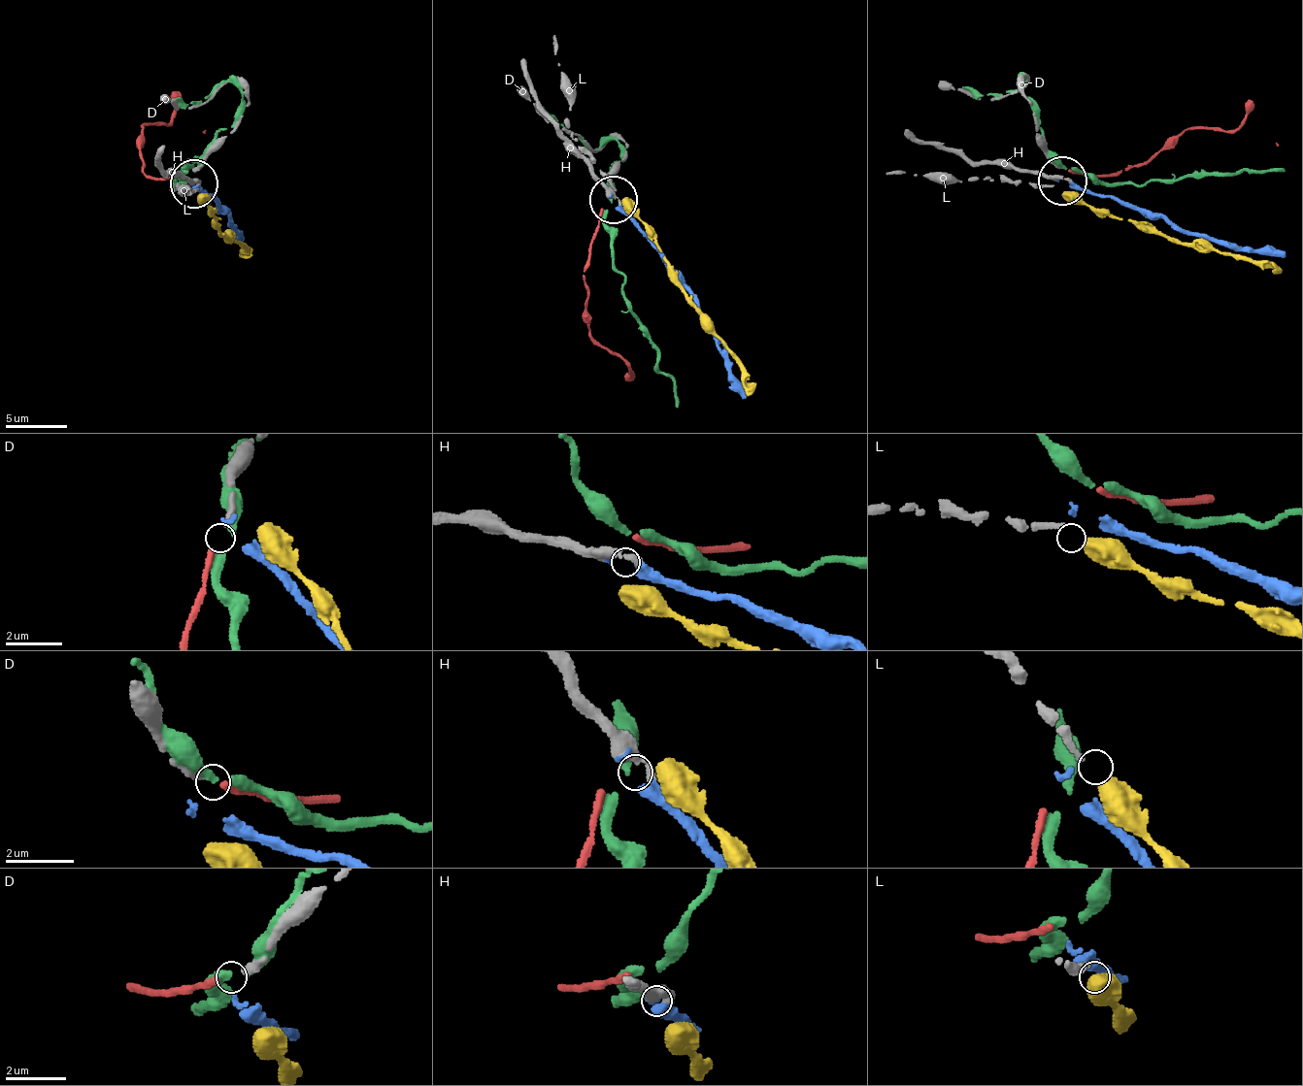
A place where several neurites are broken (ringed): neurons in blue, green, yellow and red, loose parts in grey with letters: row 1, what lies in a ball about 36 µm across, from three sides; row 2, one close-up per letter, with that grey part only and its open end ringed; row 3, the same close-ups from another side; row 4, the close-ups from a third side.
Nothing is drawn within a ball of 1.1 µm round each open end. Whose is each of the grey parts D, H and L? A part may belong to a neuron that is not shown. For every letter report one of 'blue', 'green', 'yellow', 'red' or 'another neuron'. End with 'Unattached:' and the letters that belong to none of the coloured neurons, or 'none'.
D: red
H: blue
L: yellow
Unattached: none

